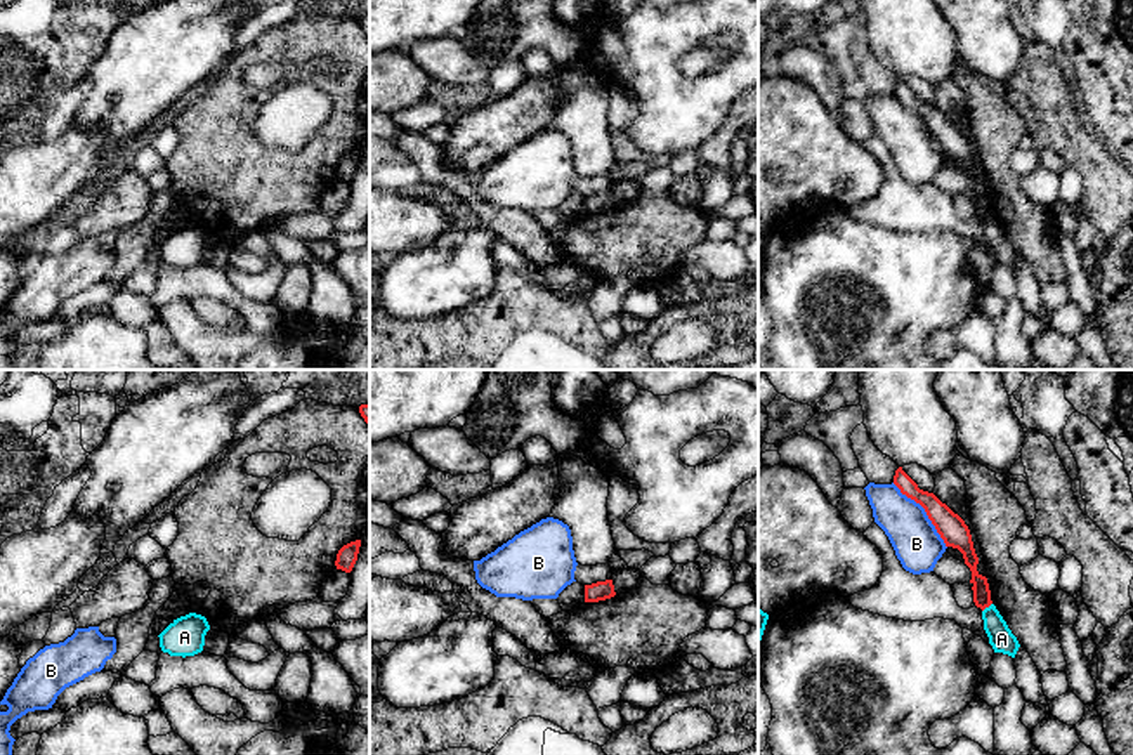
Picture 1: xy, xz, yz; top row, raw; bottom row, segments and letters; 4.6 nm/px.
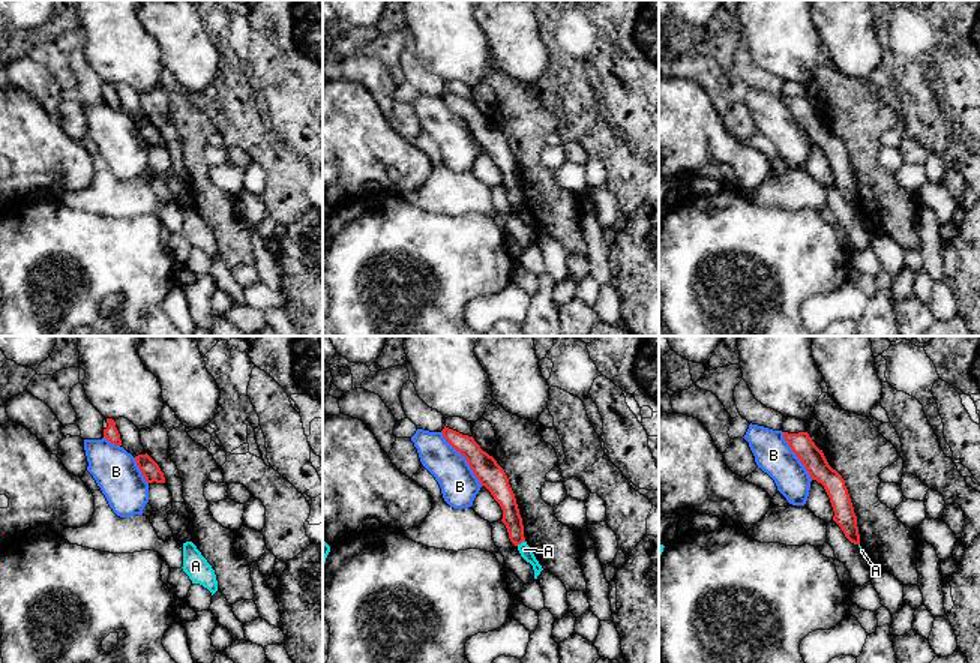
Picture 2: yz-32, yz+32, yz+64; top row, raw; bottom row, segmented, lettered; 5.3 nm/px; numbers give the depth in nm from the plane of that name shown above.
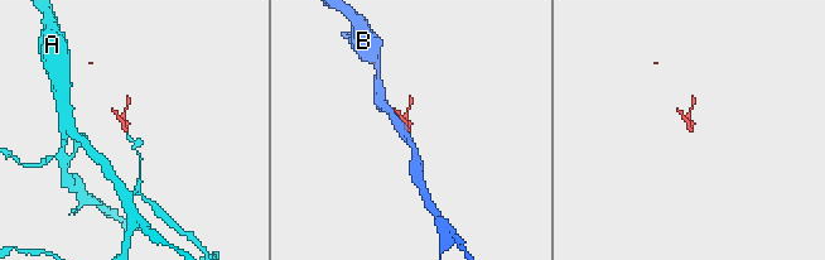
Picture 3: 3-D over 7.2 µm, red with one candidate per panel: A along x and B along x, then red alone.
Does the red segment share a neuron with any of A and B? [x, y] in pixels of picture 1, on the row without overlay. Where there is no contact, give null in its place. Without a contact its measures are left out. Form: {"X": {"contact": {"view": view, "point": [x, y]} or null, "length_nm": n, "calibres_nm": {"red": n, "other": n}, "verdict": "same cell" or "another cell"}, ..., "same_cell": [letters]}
{"A": {"contact": {"view": "yz", "point": [986, 217]}, "length_nm": 60, "calibres_nm": {"red": 80, "other": 120}, "verdict": "another cell"}, "B": {"contact": {"view": "yz", "point": [925, 122]}, "length_nm": 400, "calibres_nm": {"red": 130, "other": 220}, "verdict": "another cell"}, "same_cell": []}

